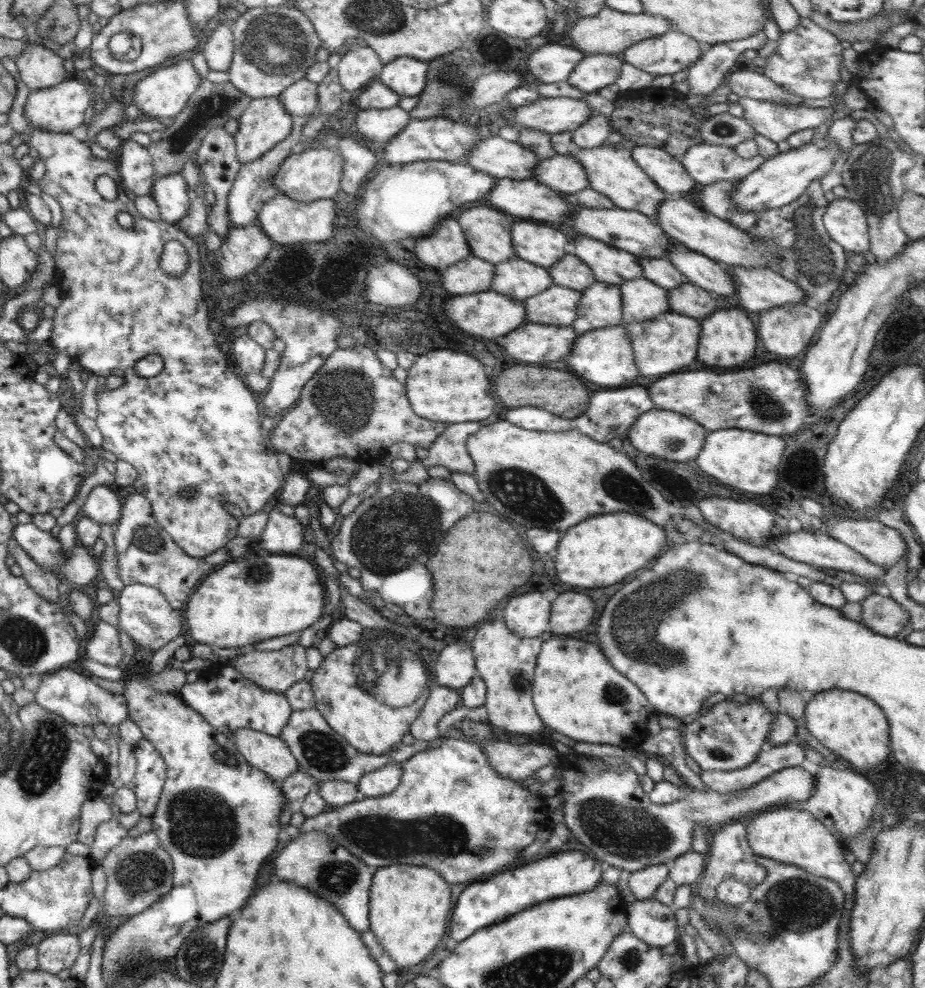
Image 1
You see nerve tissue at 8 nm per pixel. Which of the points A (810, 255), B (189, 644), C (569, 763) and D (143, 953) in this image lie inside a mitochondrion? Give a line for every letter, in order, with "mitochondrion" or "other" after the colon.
A: mitochondrion
B: other
C: other
D: mitochondrion

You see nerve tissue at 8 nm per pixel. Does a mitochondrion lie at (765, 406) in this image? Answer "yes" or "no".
yes

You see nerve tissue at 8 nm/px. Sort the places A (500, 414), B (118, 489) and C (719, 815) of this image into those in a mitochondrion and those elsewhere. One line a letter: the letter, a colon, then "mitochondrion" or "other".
A: other
B: other
C: other

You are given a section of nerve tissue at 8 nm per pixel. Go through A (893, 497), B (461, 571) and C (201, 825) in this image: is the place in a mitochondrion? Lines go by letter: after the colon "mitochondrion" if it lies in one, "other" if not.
A: other
B: other
C: mitochondrion

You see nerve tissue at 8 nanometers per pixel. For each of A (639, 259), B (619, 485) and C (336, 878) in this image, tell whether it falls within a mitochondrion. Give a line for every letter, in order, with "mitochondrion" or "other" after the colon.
A: other
B: mitochondrion
C: mitochondrion

